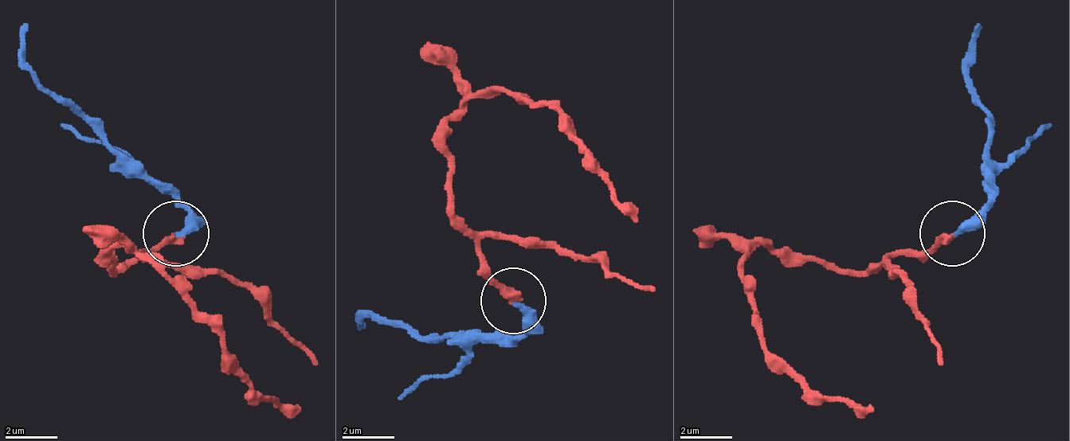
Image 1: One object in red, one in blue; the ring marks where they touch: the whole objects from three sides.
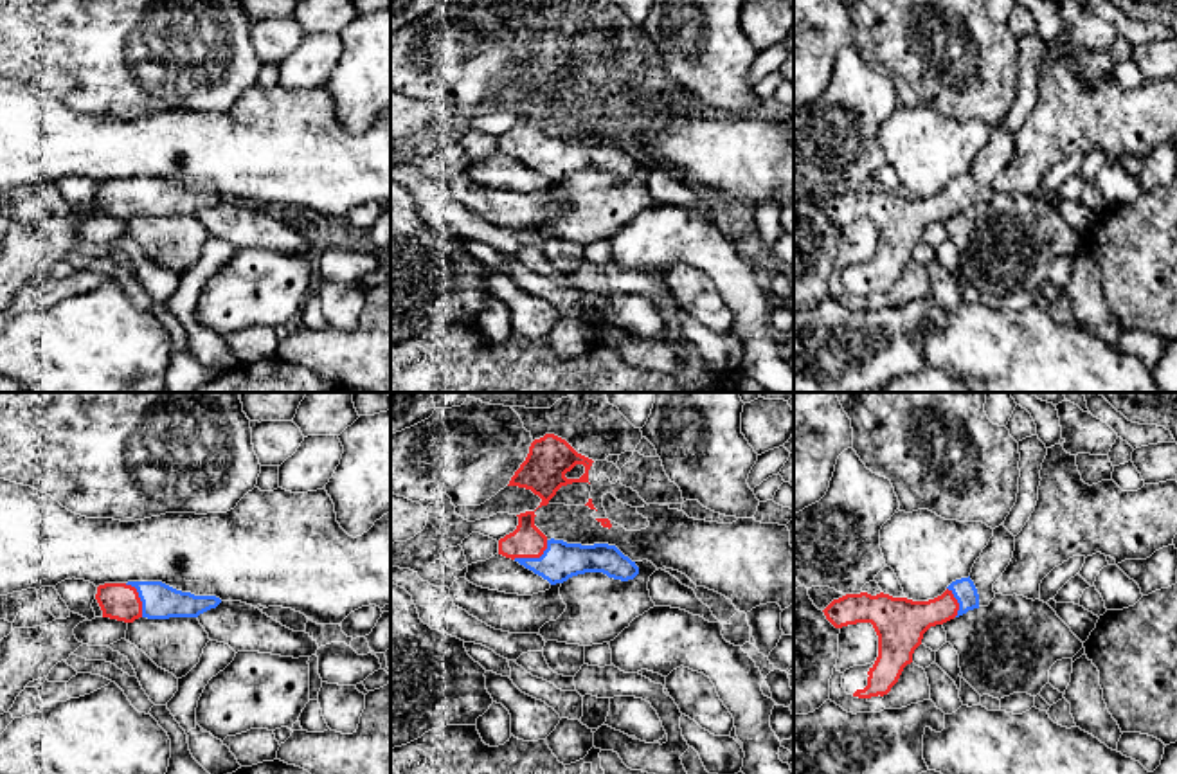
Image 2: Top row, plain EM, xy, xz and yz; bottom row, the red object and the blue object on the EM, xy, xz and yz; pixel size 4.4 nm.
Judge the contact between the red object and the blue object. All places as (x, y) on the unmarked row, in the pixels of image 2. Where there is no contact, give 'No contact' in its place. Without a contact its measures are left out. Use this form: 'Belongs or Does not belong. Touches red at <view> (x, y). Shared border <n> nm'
Belongs. Touches red at xz (533, 153). Shared border 180 nm

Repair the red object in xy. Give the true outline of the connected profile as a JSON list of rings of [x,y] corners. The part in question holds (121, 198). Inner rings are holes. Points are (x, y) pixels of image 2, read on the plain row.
[[[162,178],[104,180],[97,184],[95,196],[103,214],[124,220],[139,214],[198,214],[221,200],[216,193],[194,193]]]

